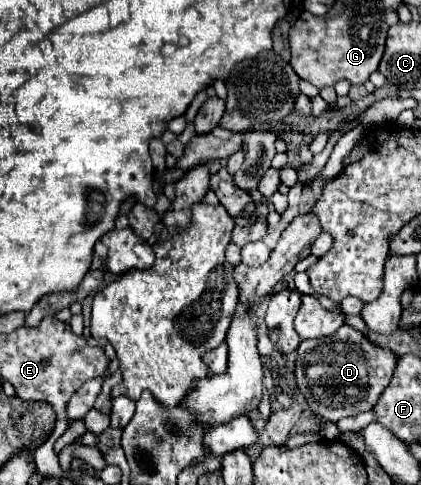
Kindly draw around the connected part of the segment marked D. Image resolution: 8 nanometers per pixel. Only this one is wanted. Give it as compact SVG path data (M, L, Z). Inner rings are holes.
M343 325L331 337L301 341L297 349L295 377L297 377L297 387L307 397L311 411L321 413L321 417L325 417L327 421L337 423L343 417L359 415L375 407L375 401L379 399L381 391L391 381L395 363L397 359L389 349L371 345L359 331L355 331L349 325ZM337 343L341 343L341 349L337 349L339 347ZM333 391L337 391L337 395L343 397L343 401L319 401L315 397L315 393L319 395L327 393L329 397L333 397L335 395Z

